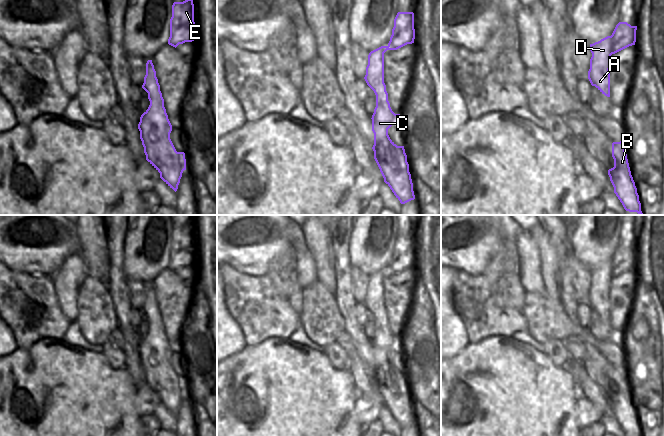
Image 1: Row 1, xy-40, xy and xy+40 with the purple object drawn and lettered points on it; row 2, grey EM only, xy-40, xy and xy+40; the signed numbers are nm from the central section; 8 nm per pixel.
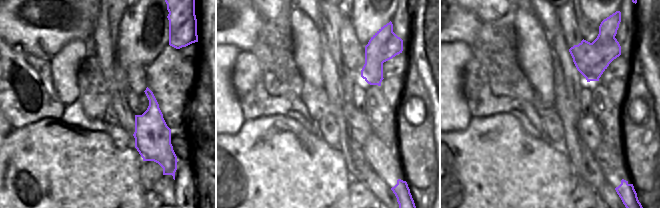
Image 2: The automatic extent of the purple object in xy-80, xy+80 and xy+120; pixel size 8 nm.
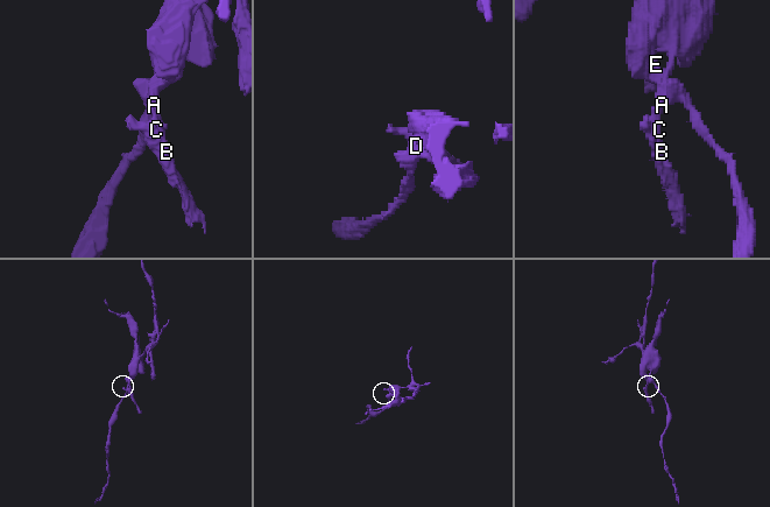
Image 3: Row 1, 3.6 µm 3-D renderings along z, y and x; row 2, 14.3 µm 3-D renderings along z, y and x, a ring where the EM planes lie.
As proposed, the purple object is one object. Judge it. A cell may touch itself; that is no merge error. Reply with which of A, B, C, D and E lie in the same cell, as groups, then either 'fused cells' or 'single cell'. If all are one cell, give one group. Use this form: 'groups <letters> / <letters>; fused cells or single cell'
groups A B C D / E; fused cells

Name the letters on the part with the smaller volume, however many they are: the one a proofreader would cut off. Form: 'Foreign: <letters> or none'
Foreign: A, B, C, D

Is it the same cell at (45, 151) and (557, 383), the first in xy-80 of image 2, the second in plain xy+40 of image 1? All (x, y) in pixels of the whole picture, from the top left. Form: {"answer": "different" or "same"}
{"answer": "same"}

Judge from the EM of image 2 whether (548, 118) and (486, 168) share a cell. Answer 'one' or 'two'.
two

